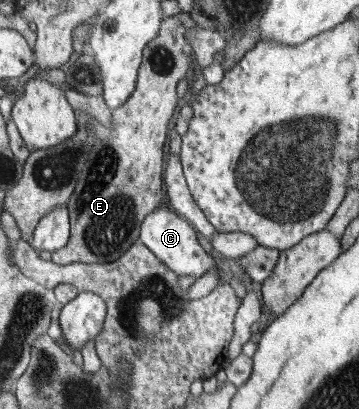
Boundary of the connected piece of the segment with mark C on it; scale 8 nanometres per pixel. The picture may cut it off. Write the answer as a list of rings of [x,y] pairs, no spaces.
[[[163,207],[154,210],[145,218],[141,225],[141,241],[151,251],[154,252],[176,274],[182,276],[194,276],[200,278],[203,274],[209,273],[216,264],[214,258],[200,246],[193,226],[188,226],[189,222],[176,214],[171,208]]]

